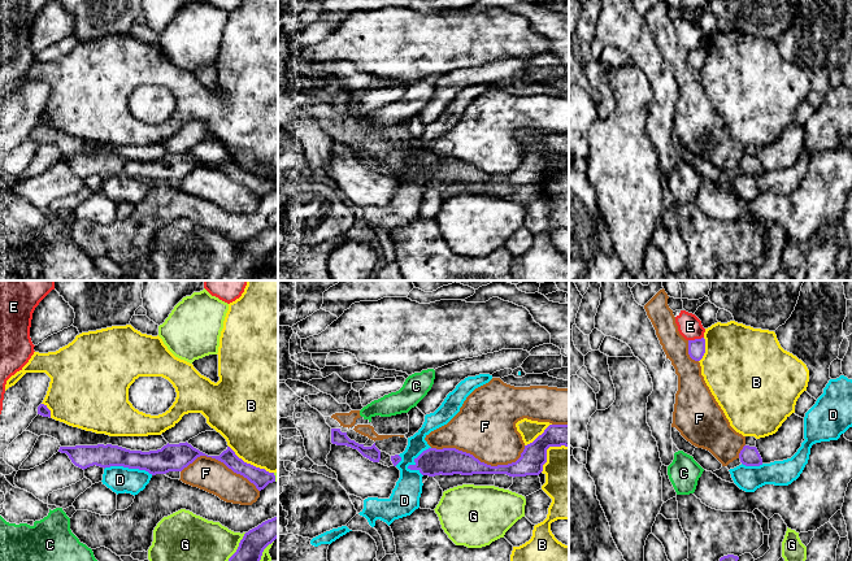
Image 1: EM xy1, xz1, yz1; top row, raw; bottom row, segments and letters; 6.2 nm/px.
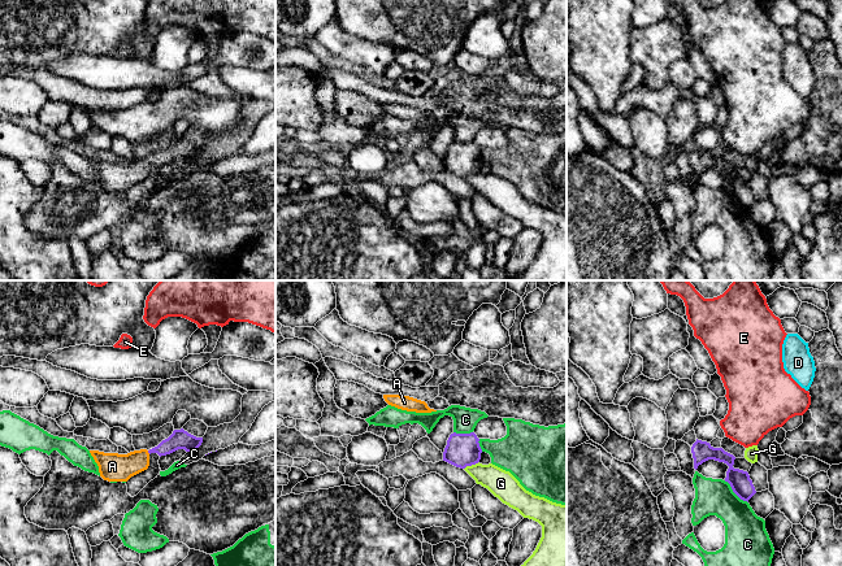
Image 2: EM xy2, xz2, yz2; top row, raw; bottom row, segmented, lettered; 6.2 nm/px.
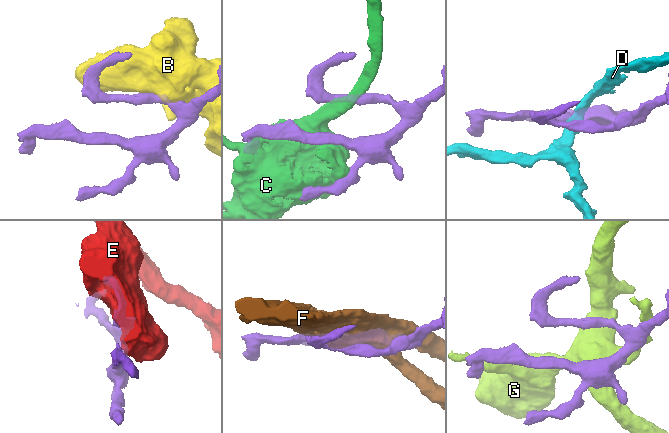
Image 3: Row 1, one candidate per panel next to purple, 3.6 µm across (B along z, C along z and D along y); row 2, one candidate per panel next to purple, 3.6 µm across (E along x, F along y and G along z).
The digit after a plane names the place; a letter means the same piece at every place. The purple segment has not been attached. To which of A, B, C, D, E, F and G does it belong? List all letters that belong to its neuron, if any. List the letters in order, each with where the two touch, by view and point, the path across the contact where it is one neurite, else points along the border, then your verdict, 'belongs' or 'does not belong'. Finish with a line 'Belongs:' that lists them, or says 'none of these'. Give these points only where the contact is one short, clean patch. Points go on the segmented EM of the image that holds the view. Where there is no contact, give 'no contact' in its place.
A: meets purple in xy2 at (148, 452); runs through xy2 (179, 439), (161, 449), (148, 452), (129, 465), (112, 466); belongs
B: meets purple in xy1 at (250, 464); does not belong
C: meets purple in yz2 at (734, 492); does not belong
D: meets purple in xy1 at (129, 468); border along xy1 (104, 468), (138, 468), (152, 474); does not belong
E: meets purple in yz1 at (695, 339); does not belong
F: meets purple in xz1 at (481, 462); does not belong
G: meets purple in xy1 at (238, 547); does not belong
Belongs: A

